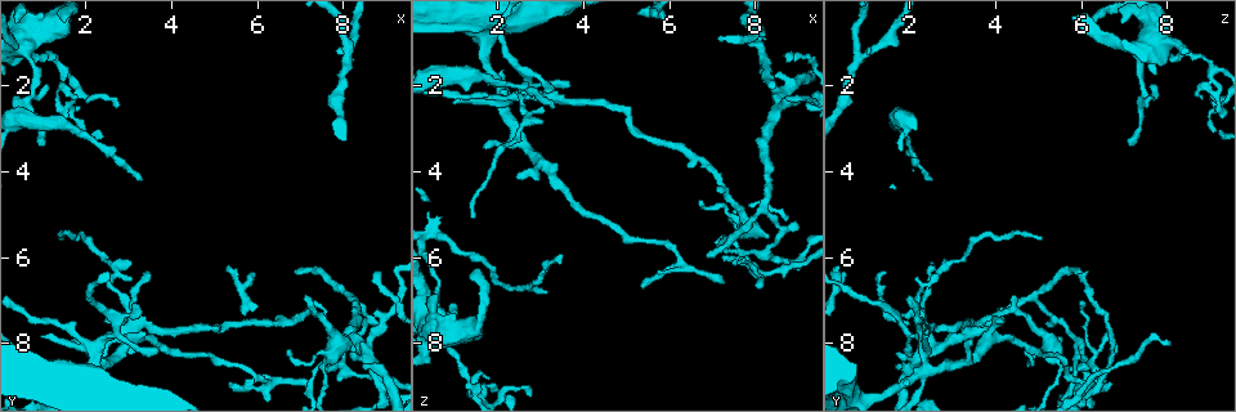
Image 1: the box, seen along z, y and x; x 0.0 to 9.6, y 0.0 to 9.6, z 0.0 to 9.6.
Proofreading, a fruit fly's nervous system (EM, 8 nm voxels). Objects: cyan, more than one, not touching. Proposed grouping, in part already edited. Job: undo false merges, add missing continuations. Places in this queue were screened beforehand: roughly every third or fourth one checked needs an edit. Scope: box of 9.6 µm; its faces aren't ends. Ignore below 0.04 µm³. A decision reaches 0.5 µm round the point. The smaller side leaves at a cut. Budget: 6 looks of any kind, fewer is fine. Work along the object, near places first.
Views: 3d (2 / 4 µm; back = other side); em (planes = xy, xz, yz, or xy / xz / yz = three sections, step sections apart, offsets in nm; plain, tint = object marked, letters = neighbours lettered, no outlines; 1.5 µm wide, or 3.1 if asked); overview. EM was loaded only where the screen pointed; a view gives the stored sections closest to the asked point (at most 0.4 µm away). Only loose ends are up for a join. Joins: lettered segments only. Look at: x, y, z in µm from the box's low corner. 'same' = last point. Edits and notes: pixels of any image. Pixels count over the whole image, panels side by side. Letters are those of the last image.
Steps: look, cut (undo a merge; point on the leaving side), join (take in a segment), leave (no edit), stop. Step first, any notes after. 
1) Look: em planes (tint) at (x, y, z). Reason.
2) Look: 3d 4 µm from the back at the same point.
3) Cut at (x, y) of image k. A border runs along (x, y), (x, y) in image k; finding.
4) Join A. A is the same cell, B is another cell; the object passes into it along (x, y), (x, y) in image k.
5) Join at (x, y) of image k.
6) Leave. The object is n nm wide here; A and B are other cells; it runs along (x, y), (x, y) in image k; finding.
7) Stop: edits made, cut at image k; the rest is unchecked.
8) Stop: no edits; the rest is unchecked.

Look: 3d 4 µm from the back at (1.35, 1.50, 8.90). Abrupt turn.

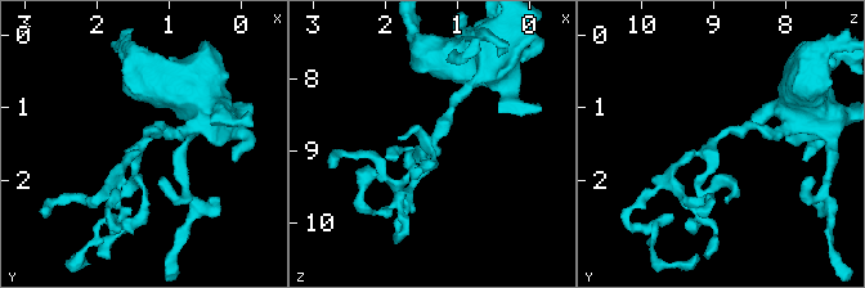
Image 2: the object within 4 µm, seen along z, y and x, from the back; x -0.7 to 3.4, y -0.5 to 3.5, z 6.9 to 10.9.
Look: em planes (letters) at (1.35, 1.45, 8.90).

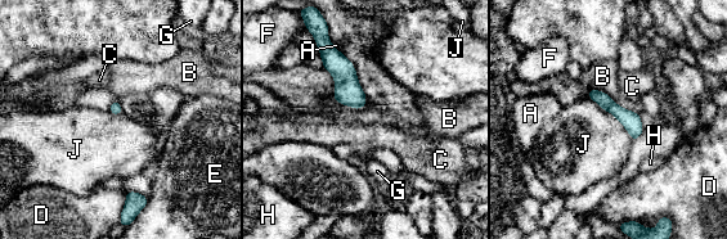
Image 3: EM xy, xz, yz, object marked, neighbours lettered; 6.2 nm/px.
Leave. The longest contact is with J, 400 nm; A, B, C, D, E, F, G, H and J are other cells; continuous, no second cell.

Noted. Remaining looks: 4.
Look: em xz step 4 (letters) at (8.75, 8.80, 6.20). Narrows sharply.

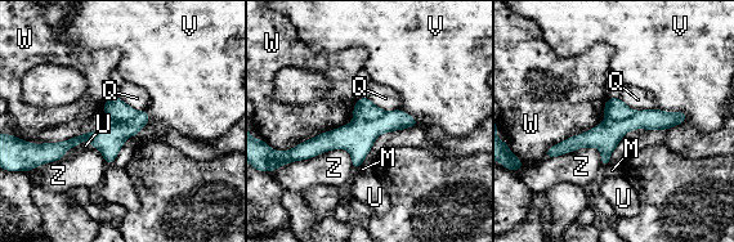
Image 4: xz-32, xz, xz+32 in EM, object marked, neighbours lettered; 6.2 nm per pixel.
Cut at (358, 137) of image 4. The longest contact is with W, 550 nm; M, Q, U, V, W and Z are other cells; two cells meet here.

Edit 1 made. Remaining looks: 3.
Look: em xz step 4 (plain) at (8.05, 1.35, 0.75). Two arms in line, one across.

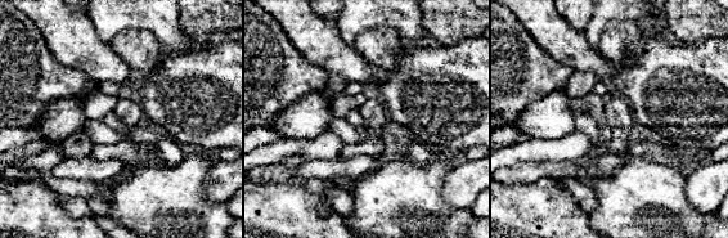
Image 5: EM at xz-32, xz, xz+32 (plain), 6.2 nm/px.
Look: em xz step 4 (letters) at the same point.

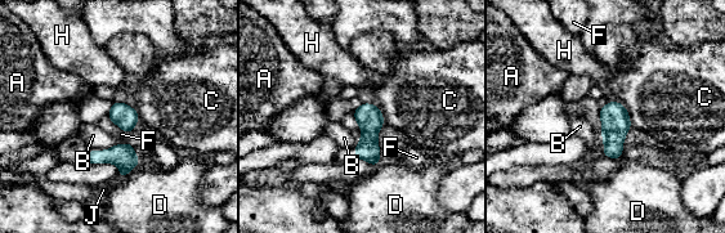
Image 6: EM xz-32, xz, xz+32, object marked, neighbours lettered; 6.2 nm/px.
Leave. The object is 150 nm wide here; A, B, C, D, F, H and J are other cells; a border runs along (623, 106), (631, 126) in image 6; continuous, no second cell.

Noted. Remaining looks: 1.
Stop: edits made, cut at image 4; the rest is unchecked.

